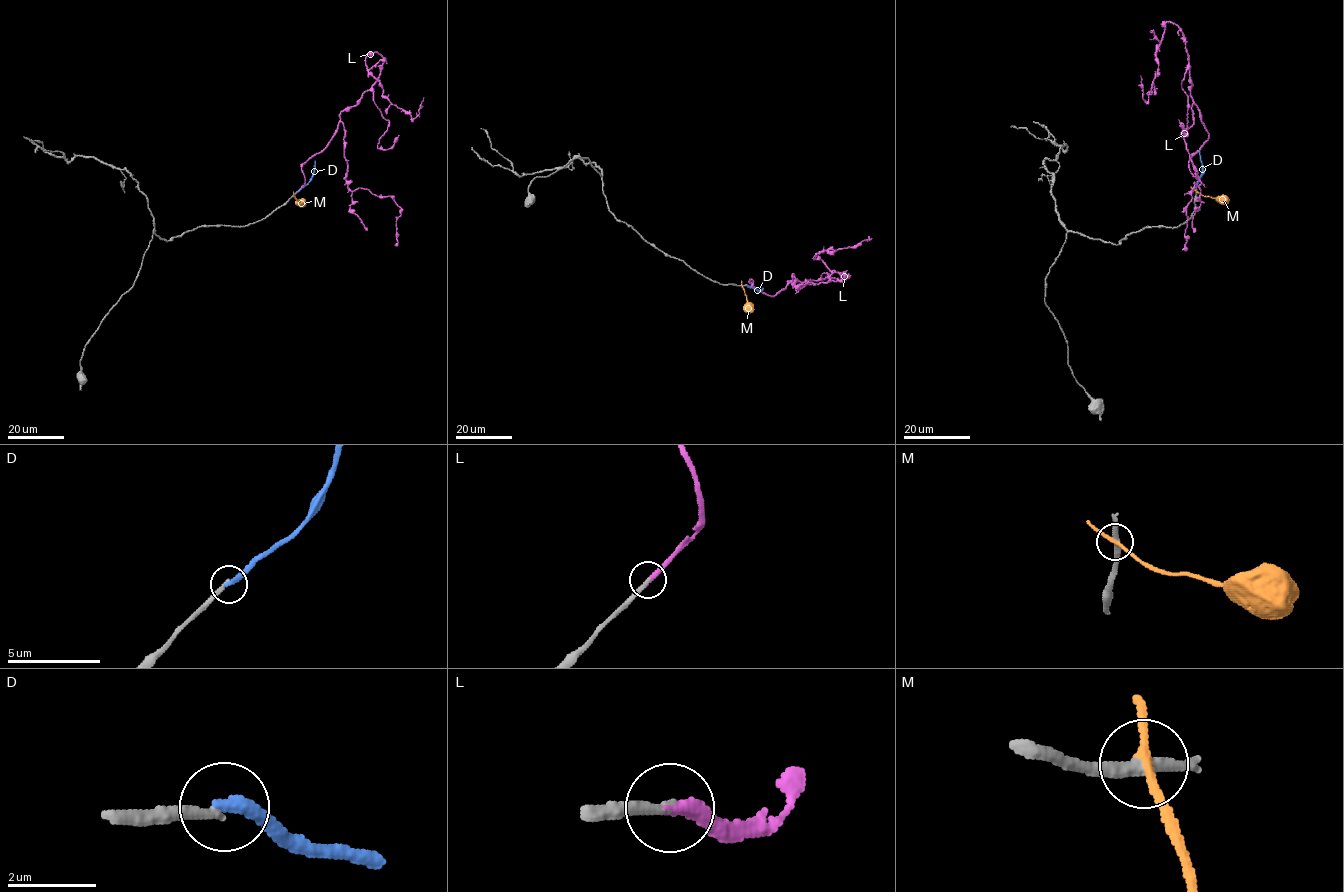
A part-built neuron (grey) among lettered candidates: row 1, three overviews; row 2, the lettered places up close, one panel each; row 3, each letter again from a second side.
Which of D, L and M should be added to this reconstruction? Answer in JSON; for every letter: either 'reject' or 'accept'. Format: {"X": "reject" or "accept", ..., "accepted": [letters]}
{"D": "reject", "L": "accept", "M": "reject", "accepted": ["L"]}

